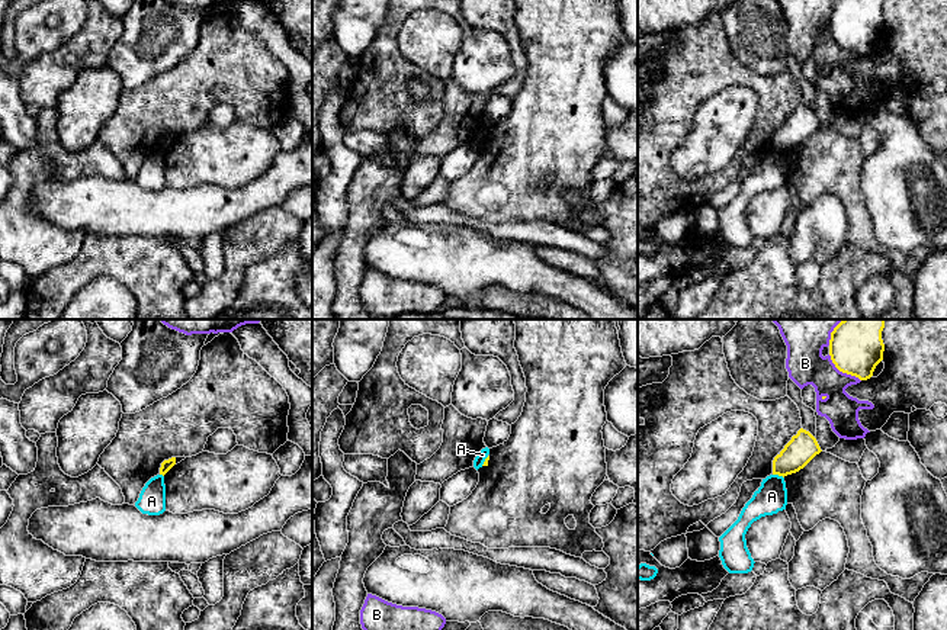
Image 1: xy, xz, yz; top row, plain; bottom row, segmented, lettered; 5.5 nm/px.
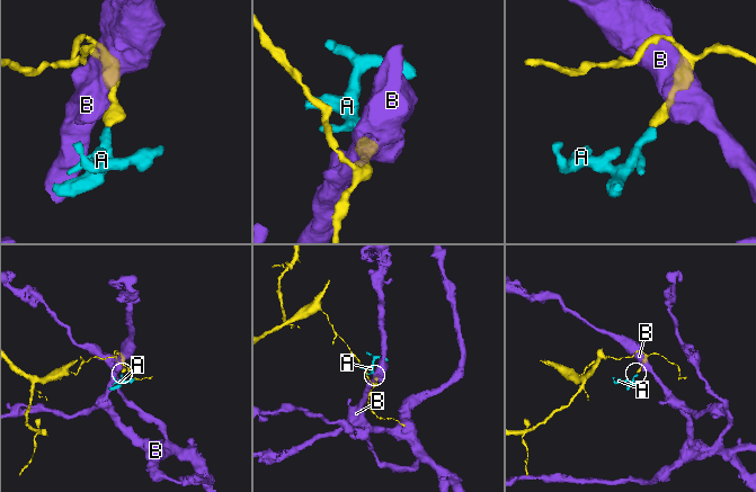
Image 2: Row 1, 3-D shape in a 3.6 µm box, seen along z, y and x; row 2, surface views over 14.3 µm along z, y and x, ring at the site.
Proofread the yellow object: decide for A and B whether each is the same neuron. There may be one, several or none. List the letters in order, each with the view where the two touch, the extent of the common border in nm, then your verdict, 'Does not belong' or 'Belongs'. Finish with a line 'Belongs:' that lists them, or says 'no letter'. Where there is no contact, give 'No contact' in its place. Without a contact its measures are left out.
A: Touches yellow in yz. Shared border 70 nm. Does not belong
B: Touches yellow in yz. Shared border 240 nm. Does not belong
Belongs: no letter

